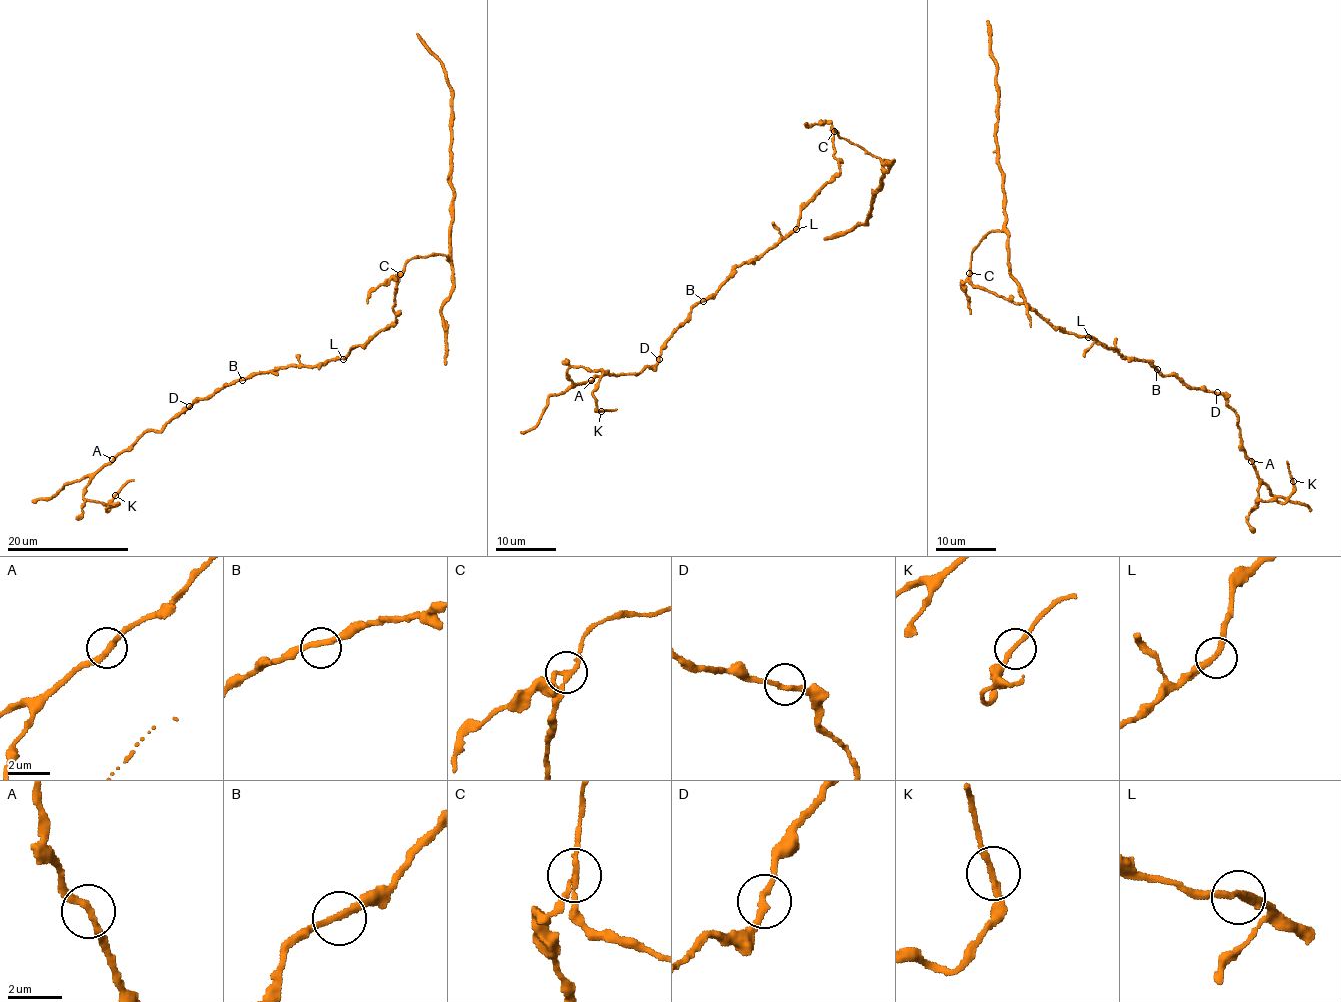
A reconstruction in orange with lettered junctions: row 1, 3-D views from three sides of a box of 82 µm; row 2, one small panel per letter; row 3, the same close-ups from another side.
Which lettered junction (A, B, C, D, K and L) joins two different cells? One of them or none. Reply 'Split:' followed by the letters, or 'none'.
Split: C

